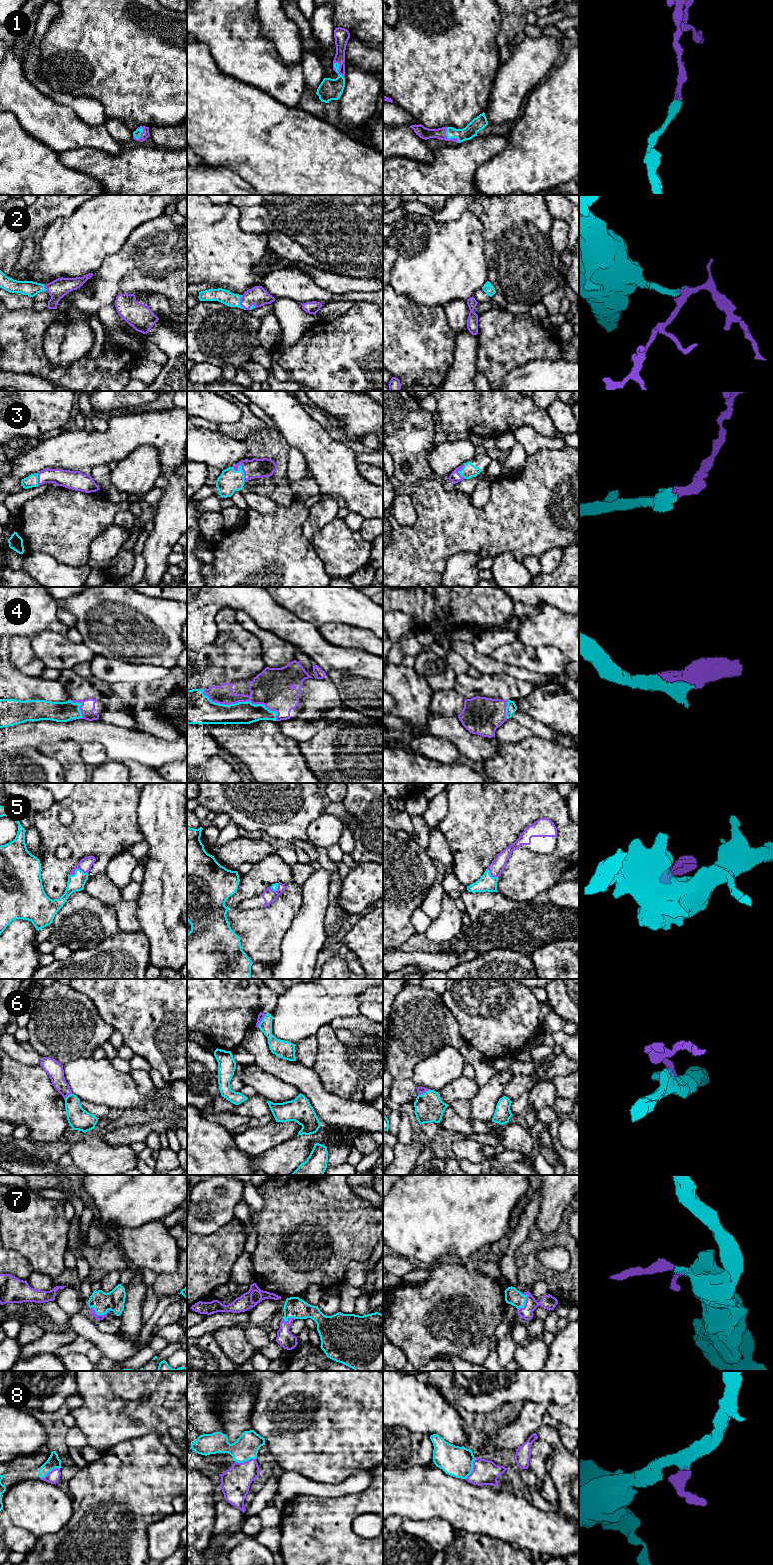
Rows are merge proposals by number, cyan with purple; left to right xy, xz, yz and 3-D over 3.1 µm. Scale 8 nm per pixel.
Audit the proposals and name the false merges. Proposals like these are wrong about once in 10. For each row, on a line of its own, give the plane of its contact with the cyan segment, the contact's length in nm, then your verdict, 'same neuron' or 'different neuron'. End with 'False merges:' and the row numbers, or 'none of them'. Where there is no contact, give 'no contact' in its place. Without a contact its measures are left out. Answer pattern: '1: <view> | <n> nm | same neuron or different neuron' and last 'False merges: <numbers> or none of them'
1: xz | 150 nm | same neuron
2: xz | 120 nm | same neuron
3: xz | 160 nm | same neuron
4: xz | 650 nm | same neuron
5: xy | 150 nm | same neuron
6: xz | 130 nm | same neuron
7: yz | 150 nm | same neuron
8: yz | 190 nm | same neuron
False merges: none of them

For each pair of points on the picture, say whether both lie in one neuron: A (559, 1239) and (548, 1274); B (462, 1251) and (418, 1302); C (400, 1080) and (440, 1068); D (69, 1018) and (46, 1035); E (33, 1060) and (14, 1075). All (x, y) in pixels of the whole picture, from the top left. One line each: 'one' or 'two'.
A: one
B: two
C: two
D: one
E: two

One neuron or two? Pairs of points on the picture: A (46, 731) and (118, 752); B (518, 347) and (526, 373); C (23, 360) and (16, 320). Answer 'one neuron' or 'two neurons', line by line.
A: one neuron
B: two neurons
C: one neuron

